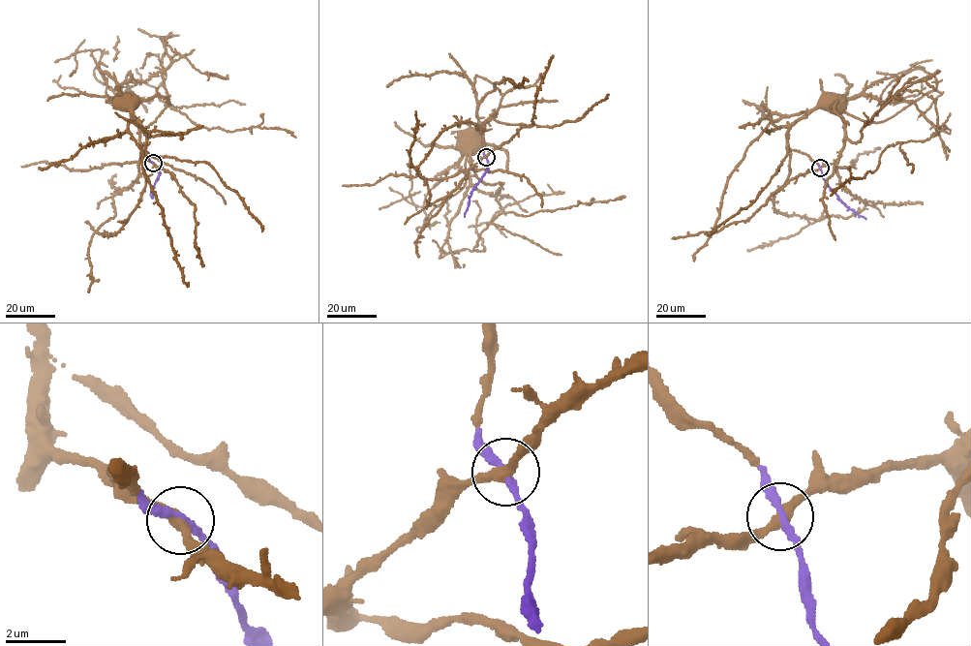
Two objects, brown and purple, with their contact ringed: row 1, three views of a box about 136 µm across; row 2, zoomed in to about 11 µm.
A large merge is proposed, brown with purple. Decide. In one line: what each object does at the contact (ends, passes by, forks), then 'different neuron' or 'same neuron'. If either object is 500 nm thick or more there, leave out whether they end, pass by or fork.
brown passes by; purple passes by; same neuron

